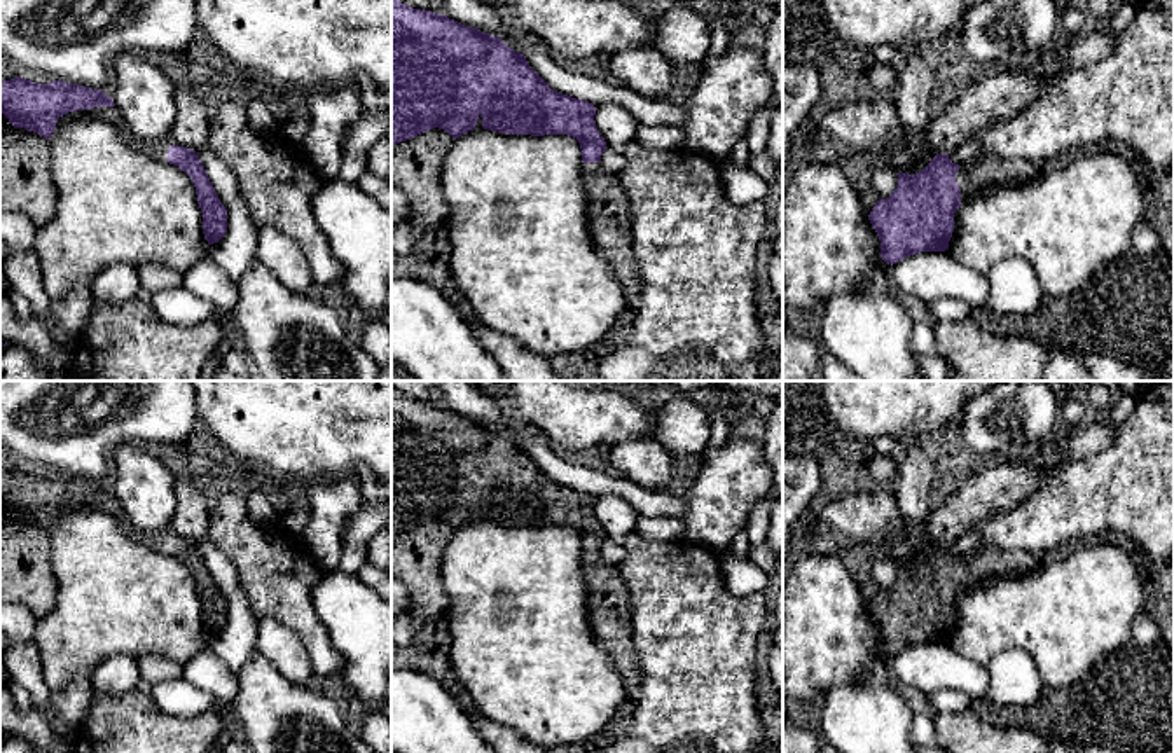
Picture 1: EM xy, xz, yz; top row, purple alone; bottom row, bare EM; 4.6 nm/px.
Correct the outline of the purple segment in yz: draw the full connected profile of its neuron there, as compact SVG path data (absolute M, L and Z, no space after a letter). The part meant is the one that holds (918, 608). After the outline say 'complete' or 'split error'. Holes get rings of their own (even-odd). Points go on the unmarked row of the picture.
M936 545L922 563L896 566L893 585L879 591L868 606L886 655L921 643L945 643L954 624L954 604L964 591L992 578L1032 575L1039 557L1024 549L994 545L980 545L959 557L947 545Z; split error

